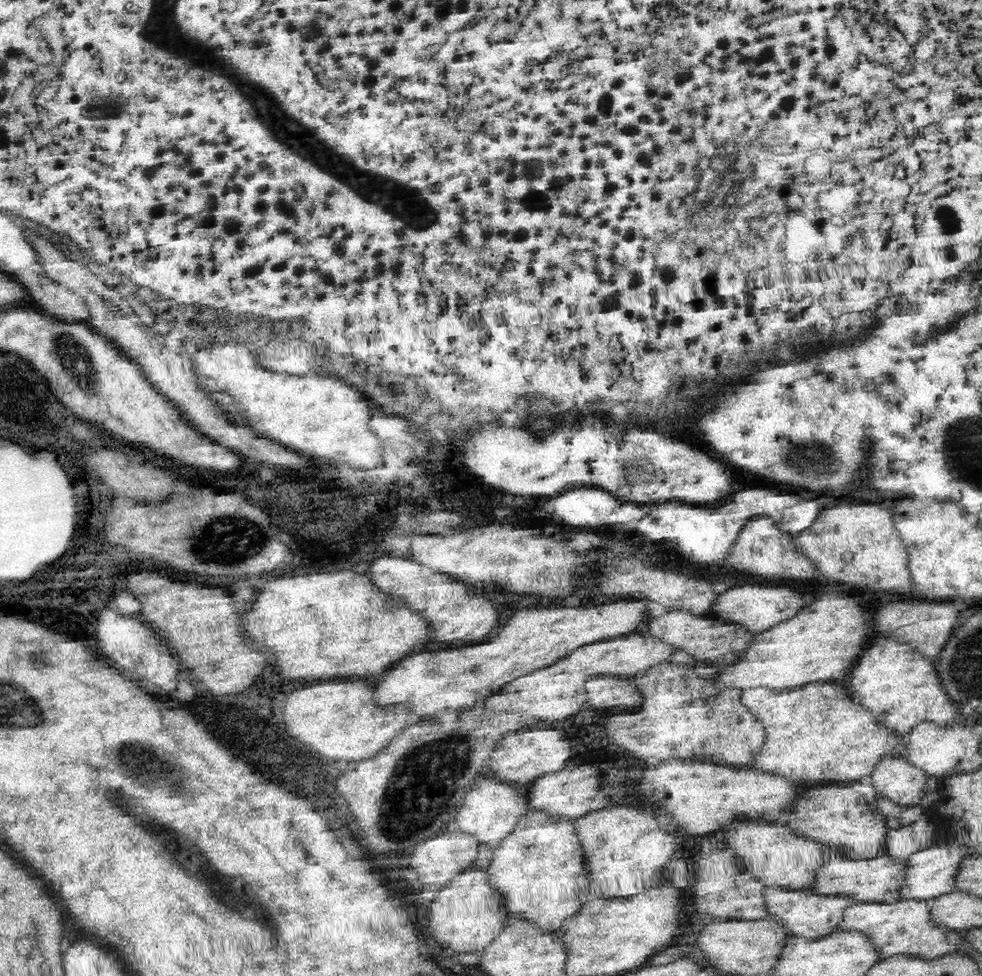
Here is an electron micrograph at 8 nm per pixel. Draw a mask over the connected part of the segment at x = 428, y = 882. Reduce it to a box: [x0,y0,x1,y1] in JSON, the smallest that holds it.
[410,830,480,890]

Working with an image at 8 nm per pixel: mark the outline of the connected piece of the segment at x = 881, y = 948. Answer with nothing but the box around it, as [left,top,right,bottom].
[834,900,952,960]

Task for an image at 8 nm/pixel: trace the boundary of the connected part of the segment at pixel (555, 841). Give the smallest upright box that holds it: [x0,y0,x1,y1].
[486,812,590,932]

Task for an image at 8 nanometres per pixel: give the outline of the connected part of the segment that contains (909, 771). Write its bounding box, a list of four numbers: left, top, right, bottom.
[866,756,928,808]

